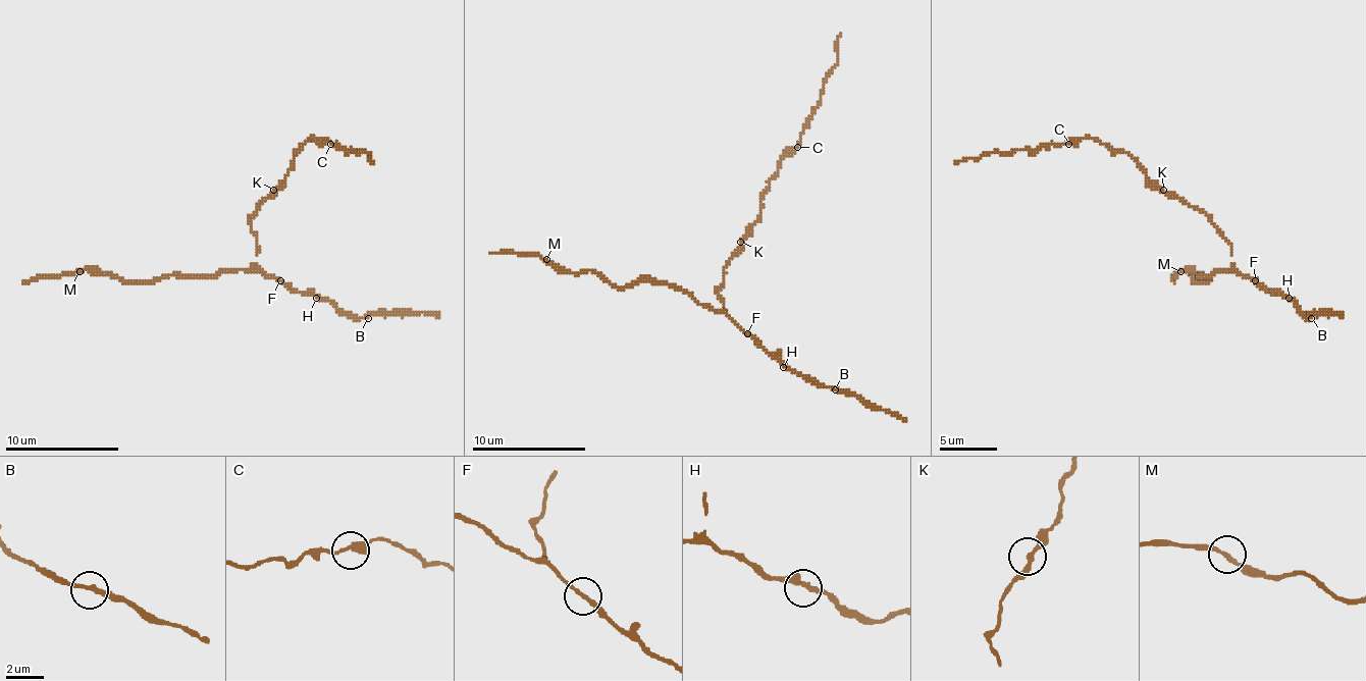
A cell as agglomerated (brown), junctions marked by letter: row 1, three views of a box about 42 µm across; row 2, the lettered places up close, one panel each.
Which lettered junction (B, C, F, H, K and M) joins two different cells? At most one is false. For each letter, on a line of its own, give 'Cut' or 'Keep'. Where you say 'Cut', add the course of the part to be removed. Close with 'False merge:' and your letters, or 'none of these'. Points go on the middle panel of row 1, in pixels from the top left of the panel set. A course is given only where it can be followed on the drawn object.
B: Keep
C: Keep
F: Keep
H: Keep
K: Keep
M: Keep
False merge: none of these

